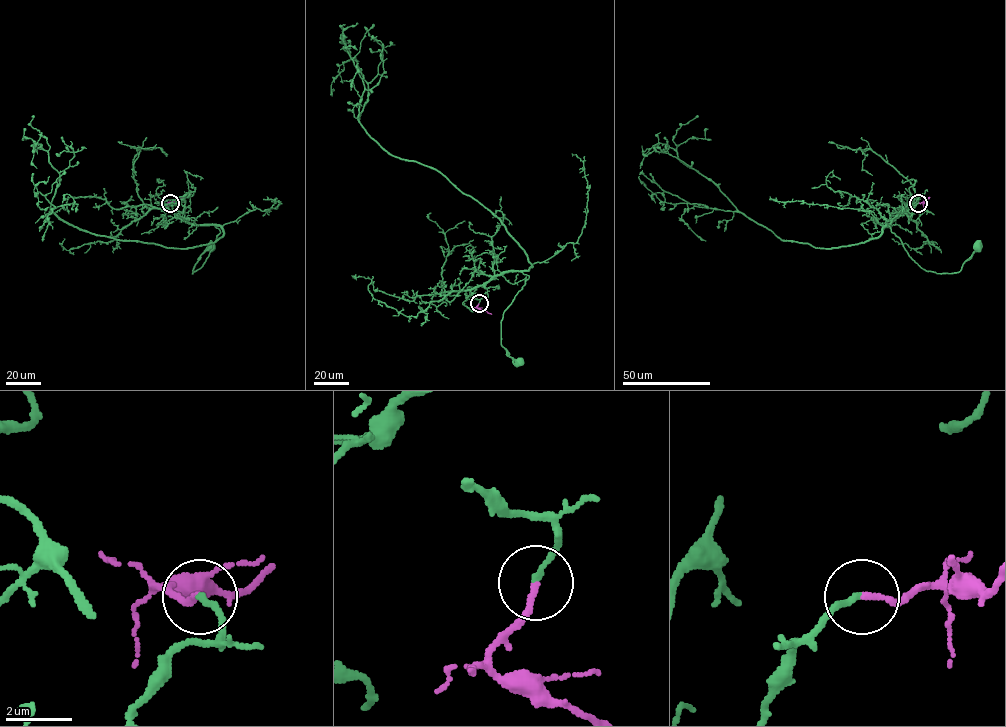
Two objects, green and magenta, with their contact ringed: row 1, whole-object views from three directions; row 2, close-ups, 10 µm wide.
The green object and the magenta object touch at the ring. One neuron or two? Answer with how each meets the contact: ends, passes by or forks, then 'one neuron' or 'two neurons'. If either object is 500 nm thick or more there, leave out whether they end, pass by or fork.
green ends there; magenta ends there; one neuron

